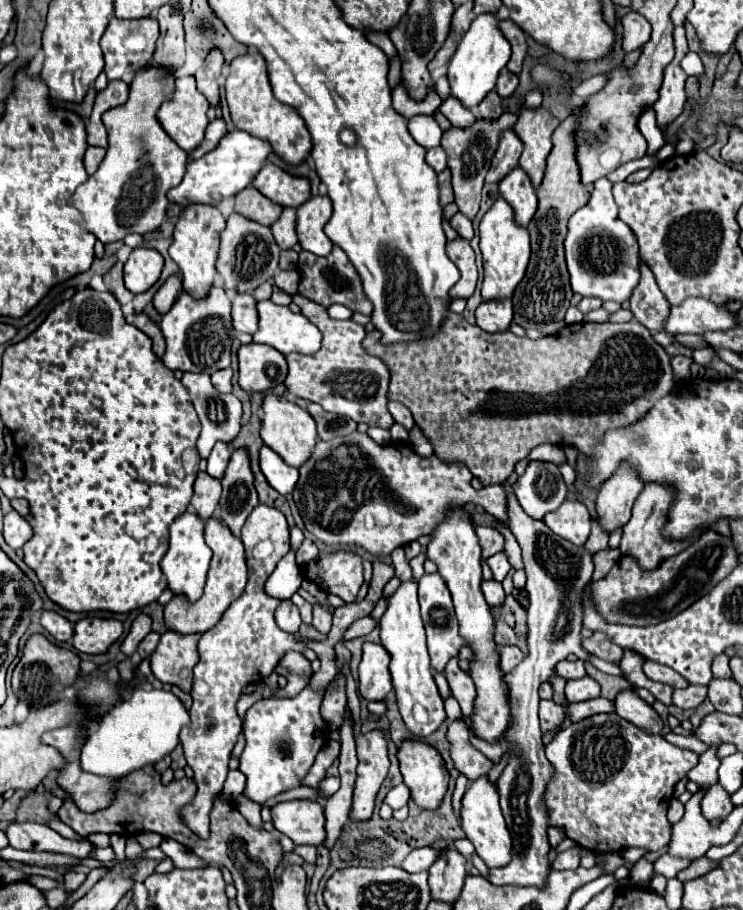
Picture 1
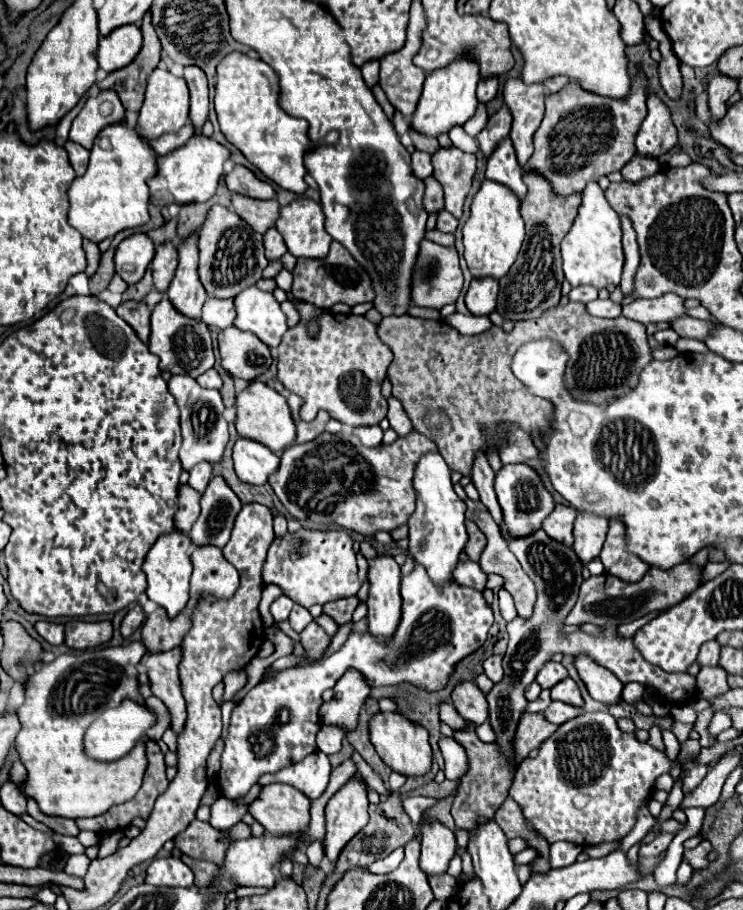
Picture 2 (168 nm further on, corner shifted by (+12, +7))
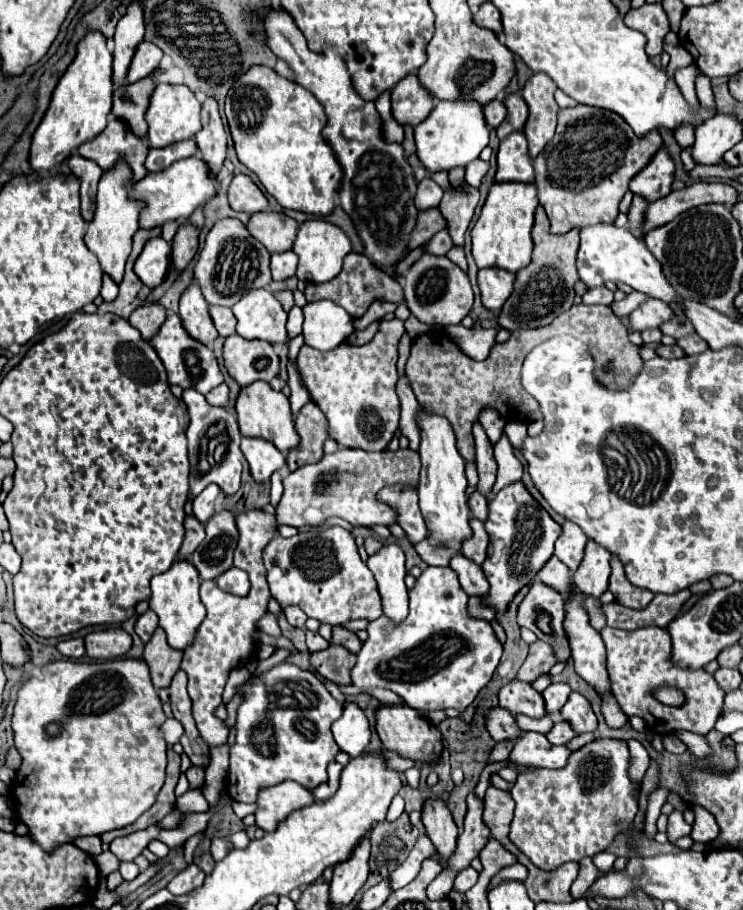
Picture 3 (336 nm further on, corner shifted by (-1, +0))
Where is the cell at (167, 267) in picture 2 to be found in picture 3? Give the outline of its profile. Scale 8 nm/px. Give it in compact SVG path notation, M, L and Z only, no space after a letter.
M189 222L179 224L177 234L175 234L173 242L171 242L171 246L173 246L173 264L175 264L175 268L179 272L195 256L197 246L199 246L199 232L201 232L201 228L197 228L197 226L189 224Z

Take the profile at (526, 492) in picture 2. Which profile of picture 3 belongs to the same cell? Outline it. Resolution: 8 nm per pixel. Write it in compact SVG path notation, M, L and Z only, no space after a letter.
M513 482L505 486L501 492L491 496L487 506L489 506L489 514L485 520L485 530L489 534L489 558L481 564L481 570L491 588L489 594L483 596L483 604L491 606L495 612L505 612L511 600L515 598L515 594L523 586L527 586L537 576L537 570L541 570L541 566L545 566L545 562L553 556L553 544L561 534L561 526L555 520L551 520L551 516L533 500L533 496L527 492L523 482Z

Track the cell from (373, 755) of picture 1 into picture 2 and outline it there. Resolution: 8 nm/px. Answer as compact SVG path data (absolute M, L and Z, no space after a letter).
M356 773L350 777L328 801L326 805L326 837L324 837L324 849L330 857L332 865L338 859L338 853L342 847L368 823L368 791L364 791L364 779Z

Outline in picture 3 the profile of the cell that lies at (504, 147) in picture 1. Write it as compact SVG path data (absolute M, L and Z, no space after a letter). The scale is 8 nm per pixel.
M507 94L503 98L503 104L507 108L507 118L497 128L497 138L499 140L503 140L505 136L509 136L511 132L523 130L525 120L527 120L527 104L525 104L525 100L523 100L521 94Z

